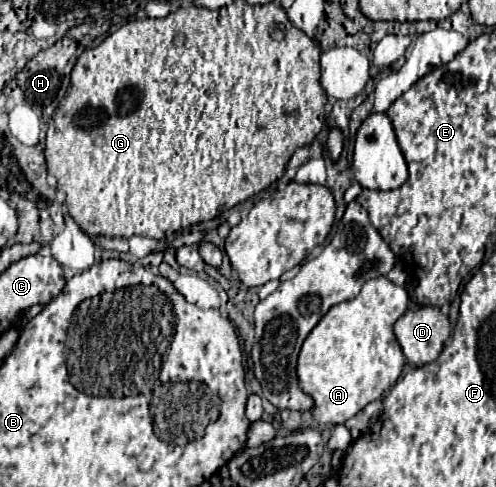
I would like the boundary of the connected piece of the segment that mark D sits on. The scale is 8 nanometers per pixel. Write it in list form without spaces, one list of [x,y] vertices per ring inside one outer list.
[[[433,305],[407,309],[407,313],[395,321],[395,337],[413,367],[435,361],[449,333],[447,315]]]

